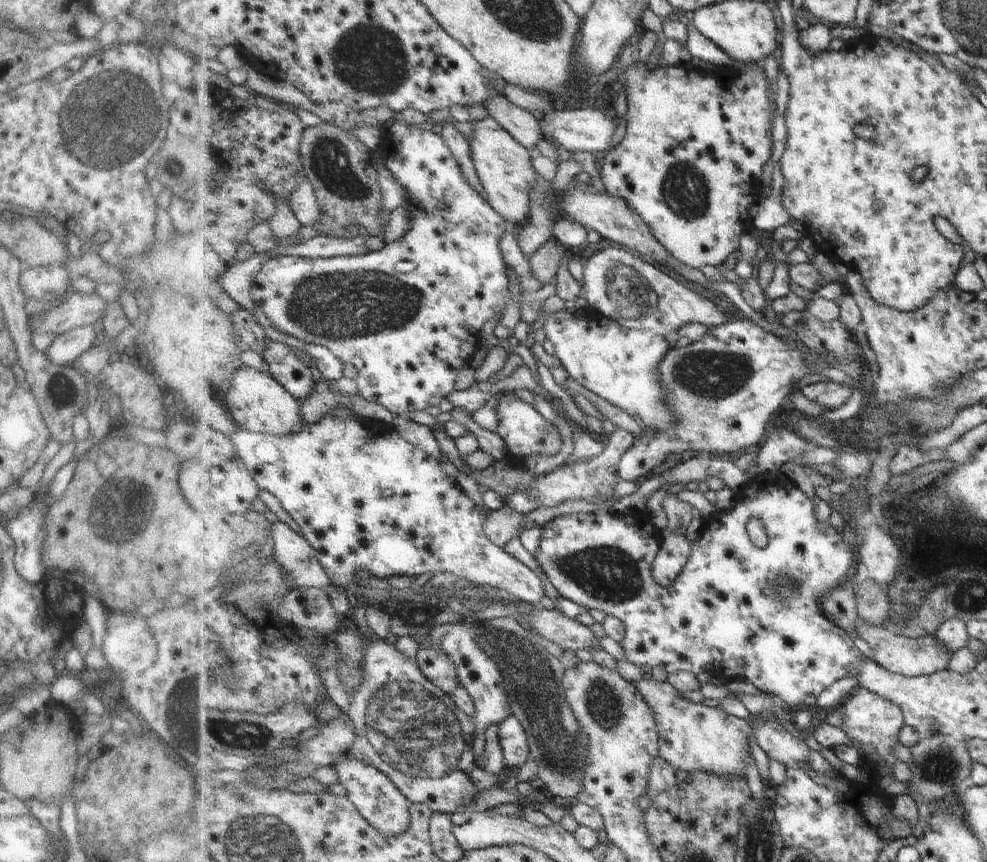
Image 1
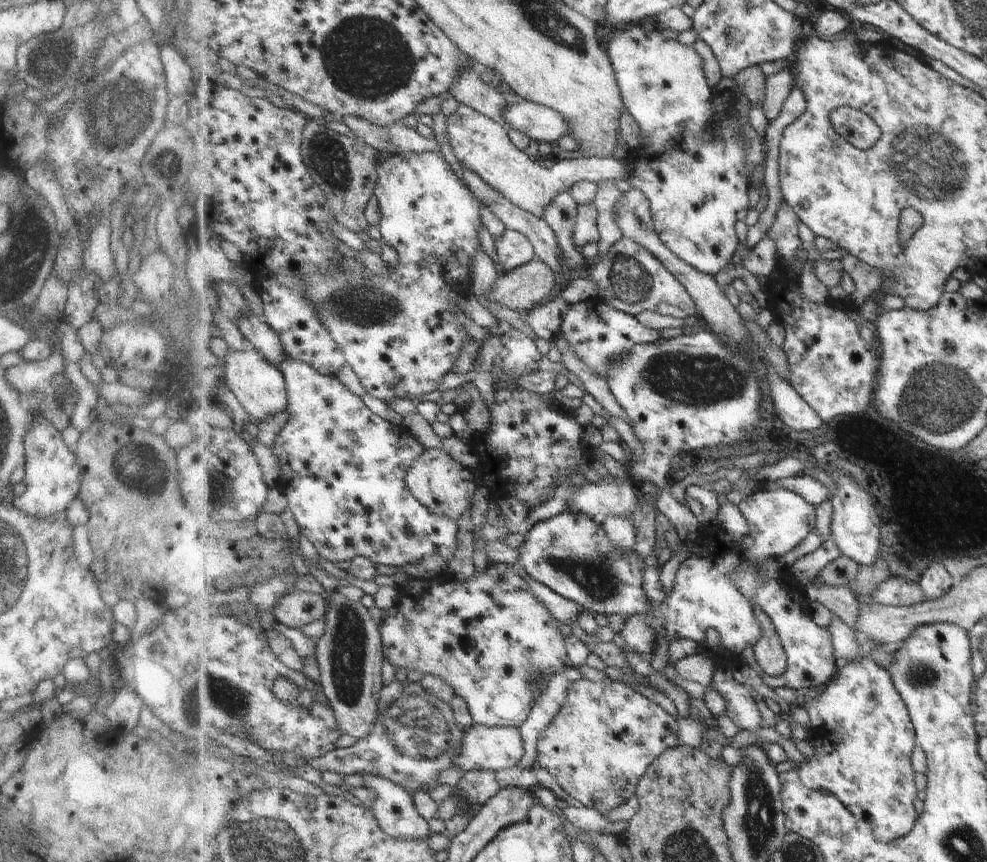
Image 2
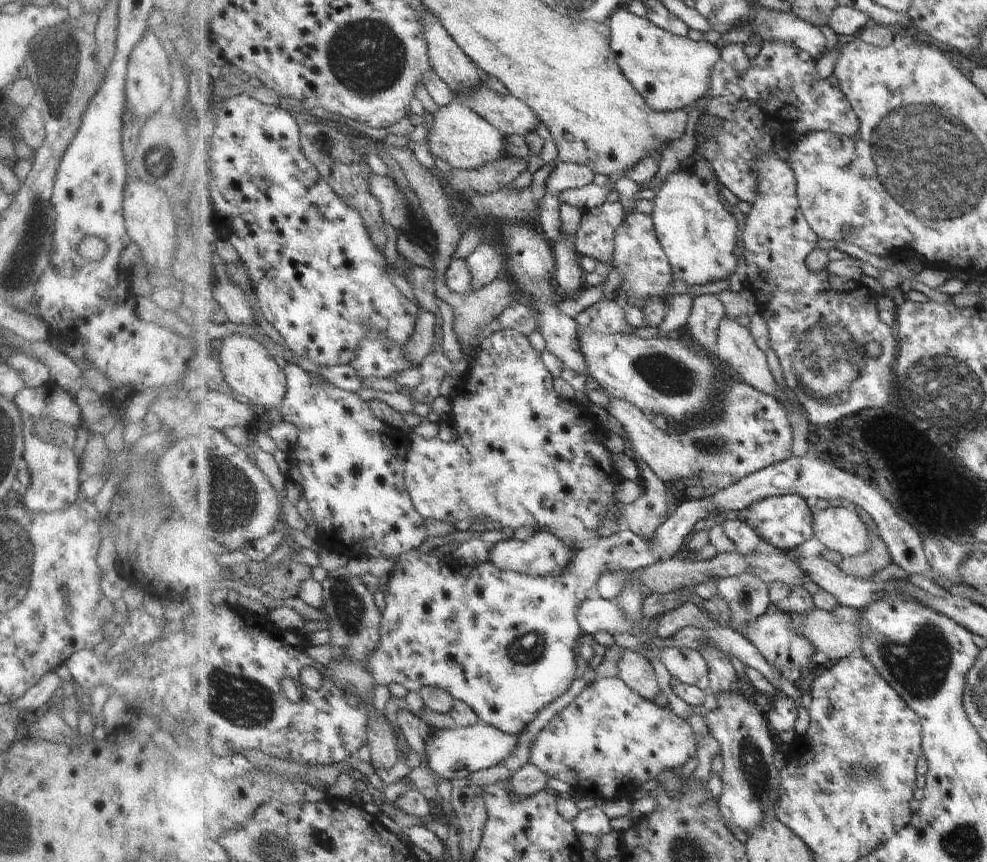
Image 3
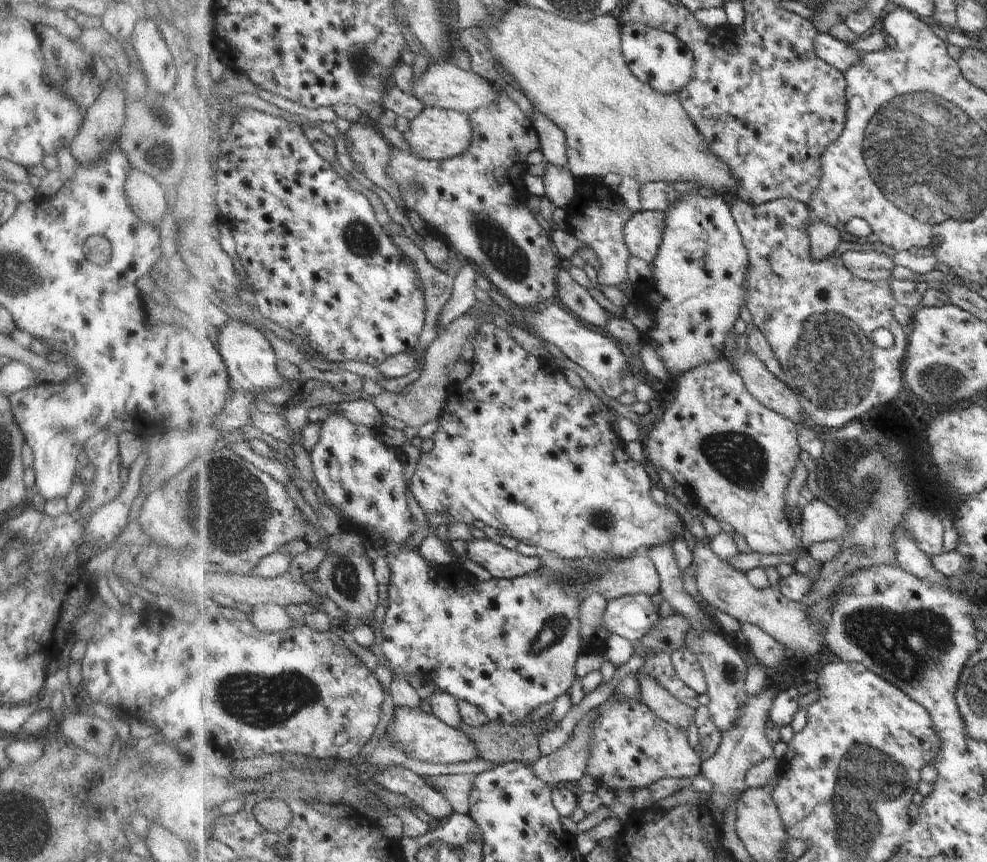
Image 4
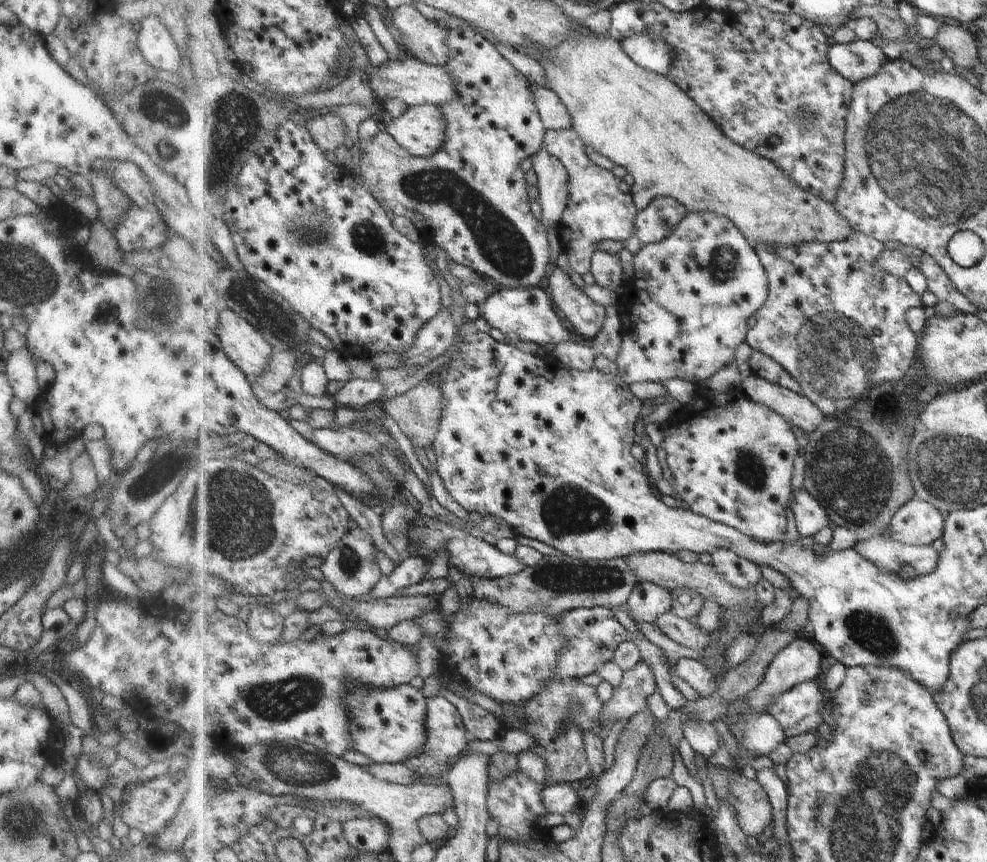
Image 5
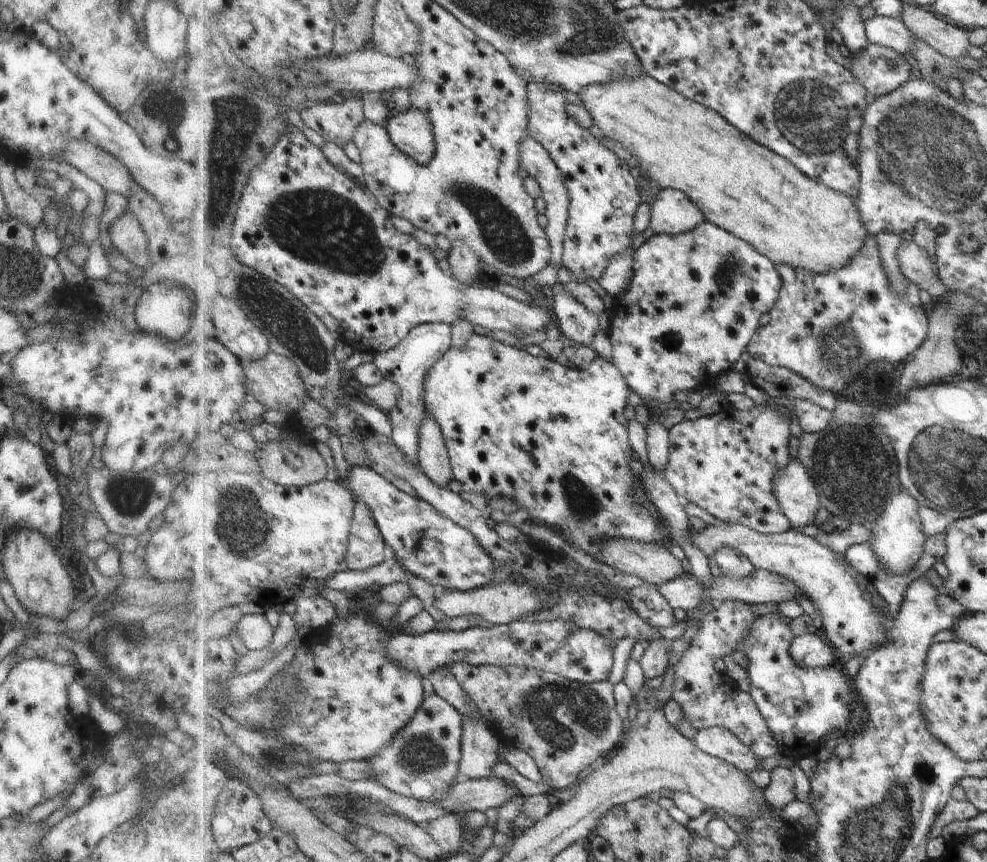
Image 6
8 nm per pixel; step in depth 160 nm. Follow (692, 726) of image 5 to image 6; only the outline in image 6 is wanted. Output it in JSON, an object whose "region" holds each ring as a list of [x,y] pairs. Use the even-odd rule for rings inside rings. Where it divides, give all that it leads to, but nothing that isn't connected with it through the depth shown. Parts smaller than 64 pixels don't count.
{"region":[[[711,727],[700,730],[693,741],[703,752],[720,758],[743,772],[749,773],[761,768],[761,757],[726,728]]]}

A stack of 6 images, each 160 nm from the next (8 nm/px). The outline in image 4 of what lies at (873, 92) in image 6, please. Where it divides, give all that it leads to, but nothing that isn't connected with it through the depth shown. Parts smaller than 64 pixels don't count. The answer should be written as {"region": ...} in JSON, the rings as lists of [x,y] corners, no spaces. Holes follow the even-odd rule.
{"region":[[[821,33],[814,45],[818,55],[826,63],[844,73],[854,65],[859,64],[862,59],[862,51],[851,48],[849,43],[836,40],[828,33]]]}

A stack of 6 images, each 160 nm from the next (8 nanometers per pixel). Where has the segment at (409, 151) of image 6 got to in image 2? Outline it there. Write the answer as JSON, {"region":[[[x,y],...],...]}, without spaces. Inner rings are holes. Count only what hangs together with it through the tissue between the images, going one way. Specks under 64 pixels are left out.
{"region":[[[459,104],[451,118],[447,117],[446,138],[452,146],[458,162],[469,167],[473,172],[485,179],[488,185],[503,193],[513,204],[544,218],[546,209],[560,194],[581,181],[602,181],[617,179],[626,180],[632,176],[633,158],[629,156],[615,159],[591,157],[573,157],[571,159],[554,160],[551,168],[545,168],[541,161],[529,158],[525,152],[517,148],[509,138],[507,128],[495,119],[481,114],[477,109]]]}

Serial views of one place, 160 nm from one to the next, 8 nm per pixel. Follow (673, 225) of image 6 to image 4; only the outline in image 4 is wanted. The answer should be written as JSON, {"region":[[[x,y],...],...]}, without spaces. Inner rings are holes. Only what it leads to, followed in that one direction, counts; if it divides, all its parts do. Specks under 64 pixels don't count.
{"region":[[[641,210],[628,220],[624,226],[624,240],[631,255],[652,265],[663,240],[667,217],[665,211]]]}

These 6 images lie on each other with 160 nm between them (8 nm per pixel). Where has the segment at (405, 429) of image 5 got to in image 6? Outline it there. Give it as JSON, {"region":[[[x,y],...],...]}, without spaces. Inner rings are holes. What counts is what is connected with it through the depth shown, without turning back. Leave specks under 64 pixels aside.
{"region":[[[429,412],[421,427],[419,462],[420,468],[436,485],[446,487],[456,480],[443,431]]]}

